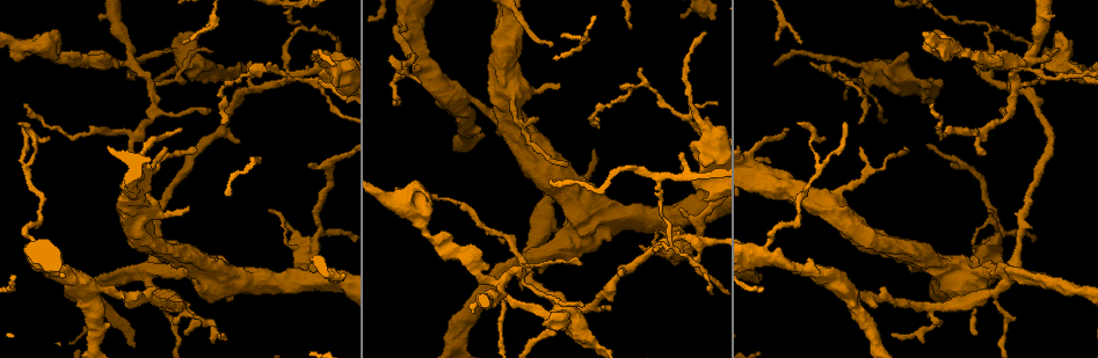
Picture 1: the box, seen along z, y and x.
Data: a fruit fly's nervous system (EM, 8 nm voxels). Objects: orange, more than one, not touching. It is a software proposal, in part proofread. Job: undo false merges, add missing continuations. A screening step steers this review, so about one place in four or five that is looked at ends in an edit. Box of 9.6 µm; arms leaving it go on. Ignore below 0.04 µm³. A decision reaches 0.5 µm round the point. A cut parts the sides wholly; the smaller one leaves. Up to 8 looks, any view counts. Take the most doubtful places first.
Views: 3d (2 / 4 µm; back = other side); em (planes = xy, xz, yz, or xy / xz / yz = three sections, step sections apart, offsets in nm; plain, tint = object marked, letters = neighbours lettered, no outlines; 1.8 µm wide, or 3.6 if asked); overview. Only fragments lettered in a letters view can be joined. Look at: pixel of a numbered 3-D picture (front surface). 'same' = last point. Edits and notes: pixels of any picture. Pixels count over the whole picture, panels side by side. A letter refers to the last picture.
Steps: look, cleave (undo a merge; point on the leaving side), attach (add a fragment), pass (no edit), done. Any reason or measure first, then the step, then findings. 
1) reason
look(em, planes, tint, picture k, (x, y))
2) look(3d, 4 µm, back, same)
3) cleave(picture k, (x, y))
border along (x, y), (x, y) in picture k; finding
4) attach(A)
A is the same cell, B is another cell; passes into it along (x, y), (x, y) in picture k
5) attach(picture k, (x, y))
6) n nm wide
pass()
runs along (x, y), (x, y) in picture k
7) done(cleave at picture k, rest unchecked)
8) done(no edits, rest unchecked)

thick turns thin
look(3d, 2 µm, back, picture 1, (506, 299))

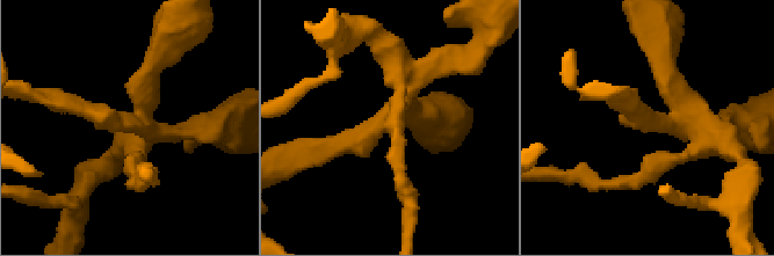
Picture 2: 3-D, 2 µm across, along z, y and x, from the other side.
look(em, yz, step 4, tint, picture 2, (656, 122))

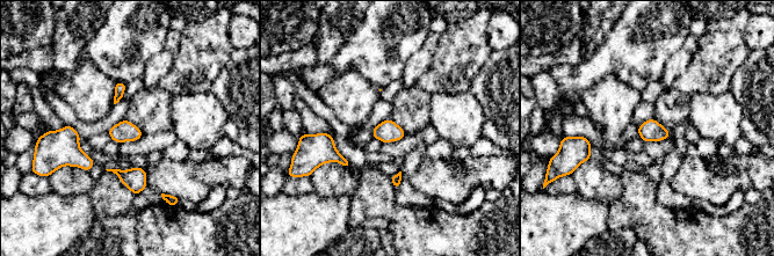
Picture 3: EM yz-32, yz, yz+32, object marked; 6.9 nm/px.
another direction
look(em, planes, letters, same)

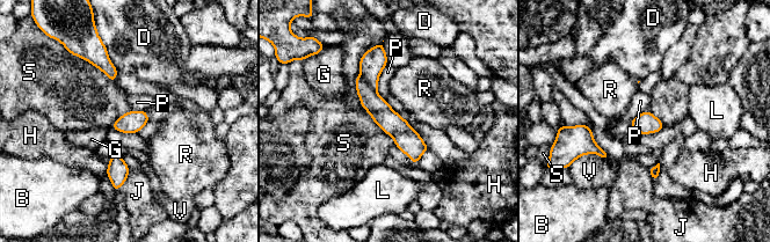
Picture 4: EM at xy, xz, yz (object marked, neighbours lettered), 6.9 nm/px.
cleave(picture 4, (372, 63))
B, D, G, H, J, L, P, R, S and V are other cells; border along (360, 74), (376, 89) in picture 4; two neurons meet here

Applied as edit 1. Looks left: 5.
look(overview)

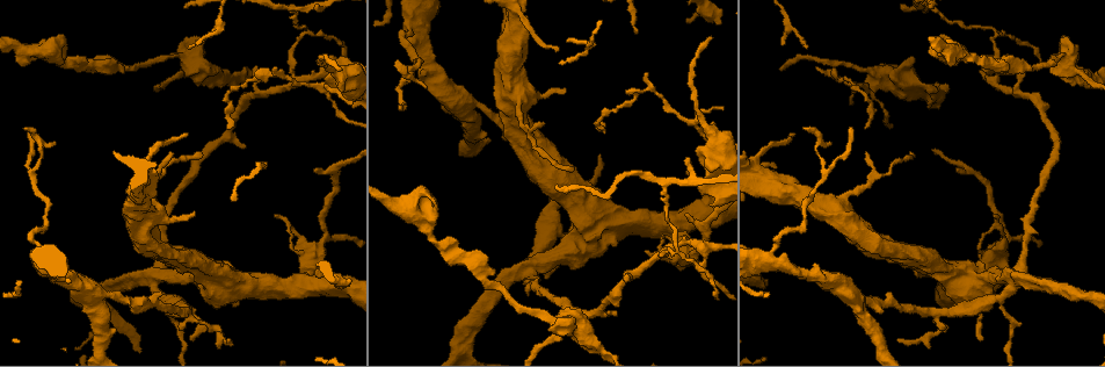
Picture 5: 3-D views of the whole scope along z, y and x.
a fork
look(em, planes, letters, picture 5, (533, 269))

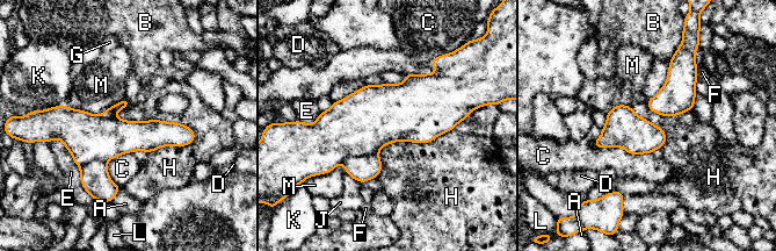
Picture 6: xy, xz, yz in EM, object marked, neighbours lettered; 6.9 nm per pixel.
cleave(picture 6, (363, 167))
A, B, C, D, E, F, G, H, J, K, L and M are other cells; border along (377, 152), (347, 156), (341, 163) in picture 6; a second neuron is stuck on

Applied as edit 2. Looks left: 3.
look(overview)

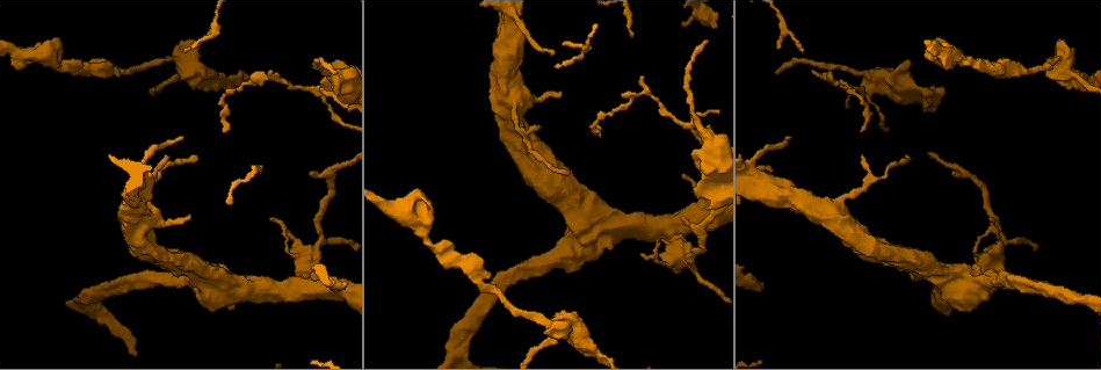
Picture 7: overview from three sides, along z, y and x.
look(em, 3.6 µm, xy, step 8, letters, picture 7, (695, 188))

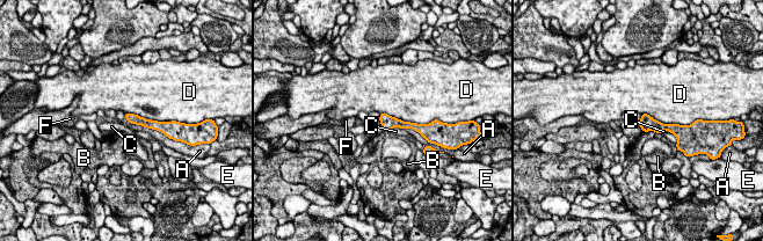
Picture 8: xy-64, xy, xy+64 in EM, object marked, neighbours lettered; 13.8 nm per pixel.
cut it another way
look(em, 3.6 µm, xz, step 16, letters, same)

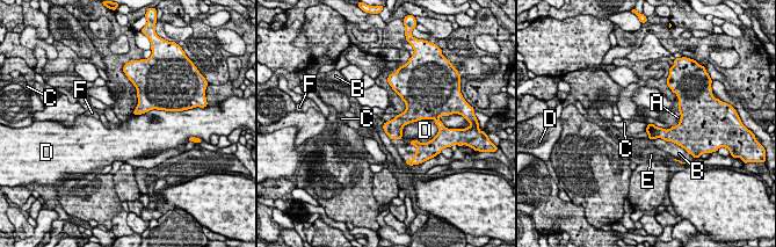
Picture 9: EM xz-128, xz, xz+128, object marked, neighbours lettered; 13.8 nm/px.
D touches over 480 nm
pass()
A, B, C, D, E and F are other cells; no lettered fragment goes on from it

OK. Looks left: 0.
done(cleave at picture 4, cleave at picture 6, rest unchecked)

